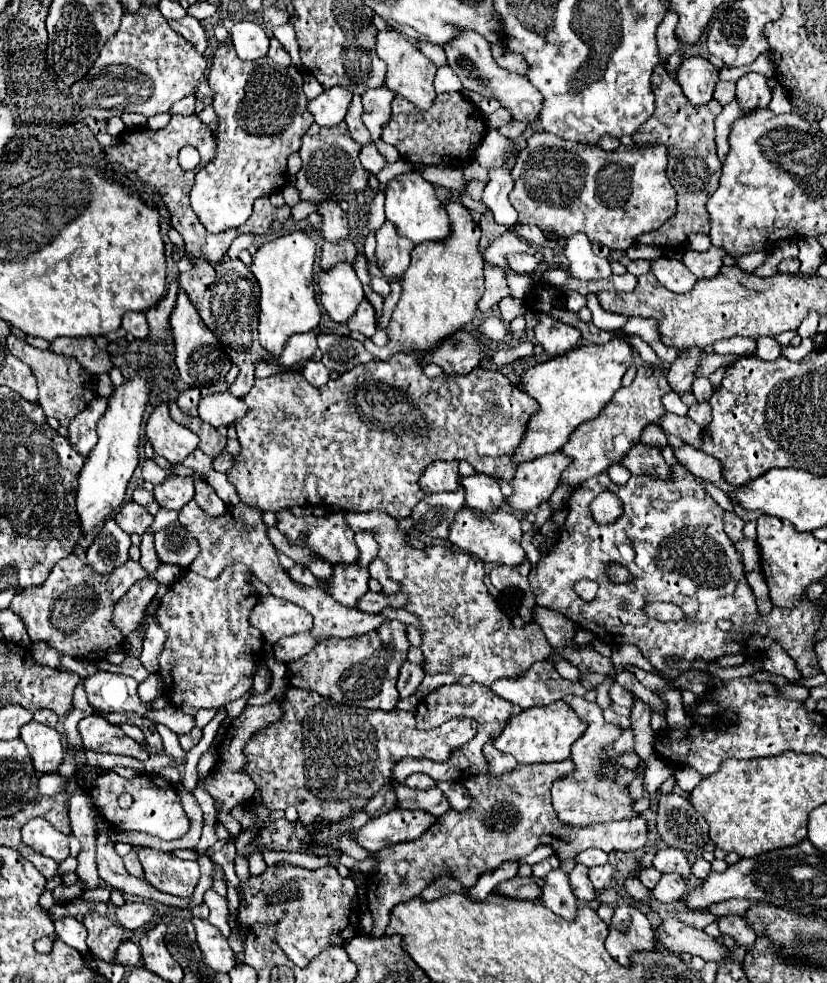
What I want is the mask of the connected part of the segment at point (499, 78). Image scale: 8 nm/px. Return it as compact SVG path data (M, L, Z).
M467 32L461 38L457 36L451 44L445 46L445 54L447 54L447 64L455 70L465 90L473 90L473 92L479 92L481 96L497 98L499 104L511 112L511 118L517 122L523 122L525 126L531 126L539 118L543 94L539 94L539 90L535 90L535 86L531 86L531 82L525 76L499 68L483 36L479 36L477 32L471 32L471 34Z

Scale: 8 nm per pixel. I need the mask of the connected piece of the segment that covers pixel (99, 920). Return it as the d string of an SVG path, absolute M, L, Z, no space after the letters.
M95 912L83 916L83 924L89 930L89 938L87 938L89 952L105 962L111 962L117 946L123 940L123 926L119 926L111 918L99 916Z

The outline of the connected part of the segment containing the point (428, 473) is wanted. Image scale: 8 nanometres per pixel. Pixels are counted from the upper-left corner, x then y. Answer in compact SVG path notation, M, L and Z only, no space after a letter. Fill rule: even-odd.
M433 462L431 466L425 468L425 472L419 478L419 486L425 494L435 494L435 492L455 492L459 490L459 462Z

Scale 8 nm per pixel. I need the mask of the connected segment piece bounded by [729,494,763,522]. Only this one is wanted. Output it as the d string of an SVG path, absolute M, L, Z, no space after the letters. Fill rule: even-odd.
M729 494L729 498L731 498L731 504L733 504L735 512L739 514L739 518L741 518L743 522L751 522L751 520L757 520L759 516L763 516L763 512L759 512L759 510L747 510L747 508L743 508L737 500L733 500L731 494Z

